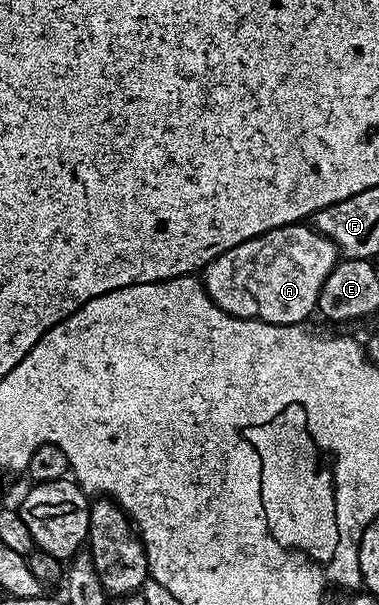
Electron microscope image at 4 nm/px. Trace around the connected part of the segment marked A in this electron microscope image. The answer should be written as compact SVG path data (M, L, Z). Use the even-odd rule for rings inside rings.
M296 224L282 226L276 230L265 232L256 238L237 244L237 248L229 248L229 252L221 252L201 271L201 281L208 296L215 301L217 308L229 312L238 318L256 318L262 322L272 322L278 326L298 326L306 323L307 317L316 313L321 288L333 272L341 255L338 248L325 235L316 232L314 225Z

